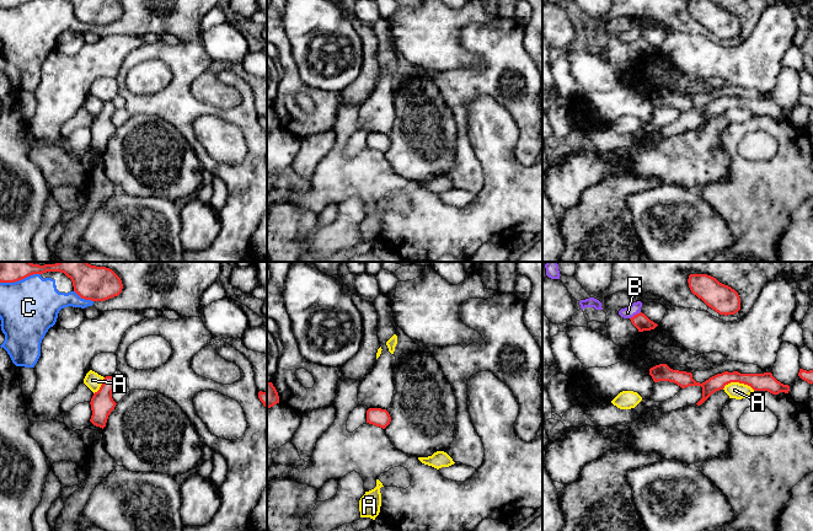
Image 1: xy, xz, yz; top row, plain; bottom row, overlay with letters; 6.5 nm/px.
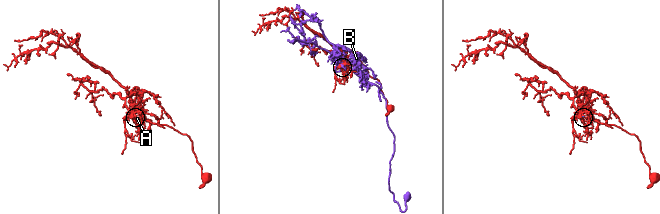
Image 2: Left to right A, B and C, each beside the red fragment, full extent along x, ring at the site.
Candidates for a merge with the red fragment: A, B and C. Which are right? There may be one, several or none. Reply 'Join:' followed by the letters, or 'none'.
Join: none

